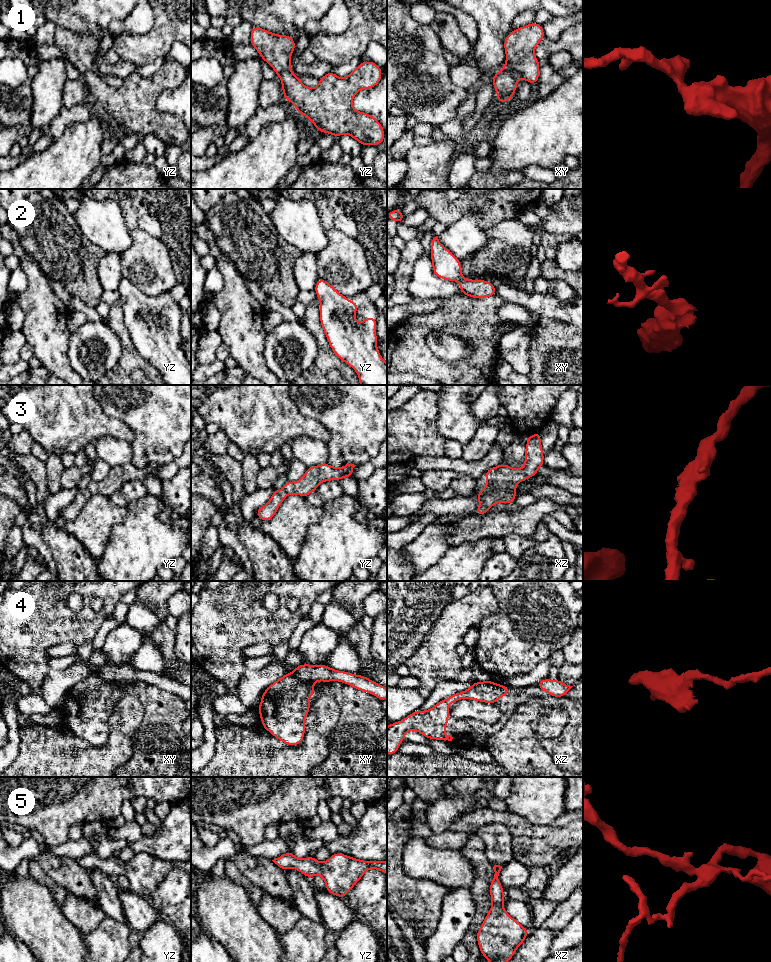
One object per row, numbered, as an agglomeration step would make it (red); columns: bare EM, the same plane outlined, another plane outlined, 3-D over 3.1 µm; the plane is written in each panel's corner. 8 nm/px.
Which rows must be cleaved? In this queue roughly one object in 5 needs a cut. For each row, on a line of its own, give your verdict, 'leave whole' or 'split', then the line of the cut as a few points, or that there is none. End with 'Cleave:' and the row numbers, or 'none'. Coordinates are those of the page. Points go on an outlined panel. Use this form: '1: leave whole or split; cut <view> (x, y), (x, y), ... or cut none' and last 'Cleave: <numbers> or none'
1: leave whole; cut none
2: leave whole; cut none
3: leave whole; cut none
4: split; cut xy (290, 674), (301, 680), (313, 682)
5: leave whole; cut none
Cleave: 4

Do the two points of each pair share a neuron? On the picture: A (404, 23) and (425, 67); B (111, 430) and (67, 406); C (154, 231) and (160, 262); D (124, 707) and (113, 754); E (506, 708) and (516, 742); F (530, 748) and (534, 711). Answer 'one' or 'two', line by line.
A: one
B: one
C: two
D: one
E: two
F: one

